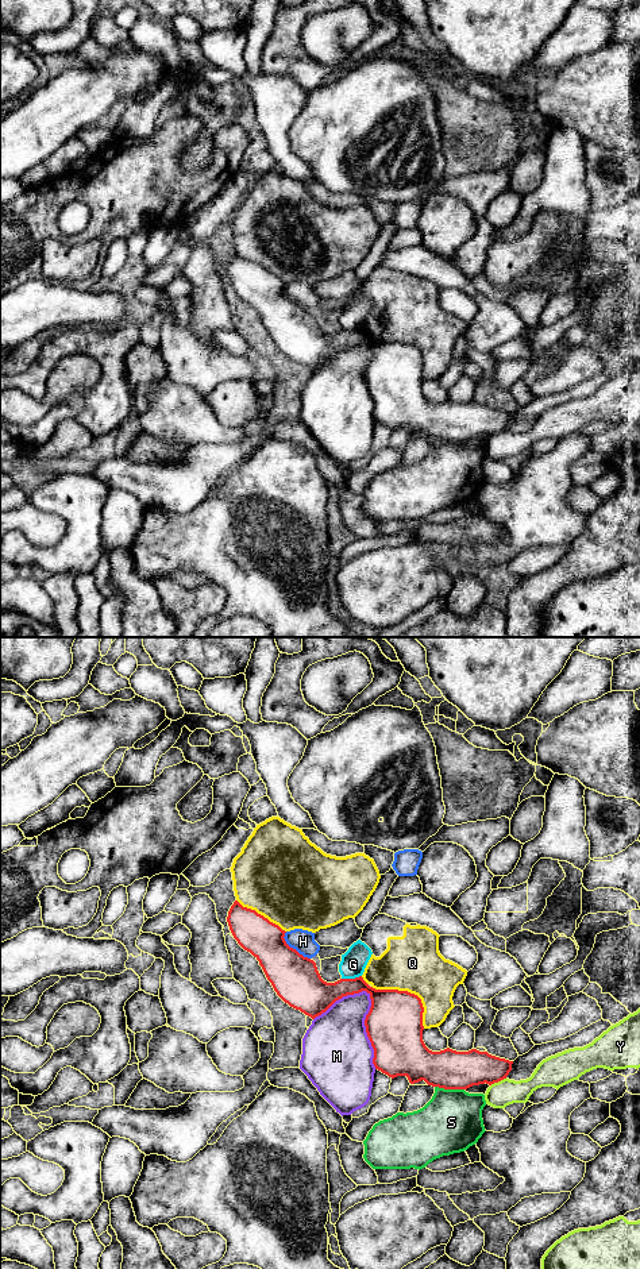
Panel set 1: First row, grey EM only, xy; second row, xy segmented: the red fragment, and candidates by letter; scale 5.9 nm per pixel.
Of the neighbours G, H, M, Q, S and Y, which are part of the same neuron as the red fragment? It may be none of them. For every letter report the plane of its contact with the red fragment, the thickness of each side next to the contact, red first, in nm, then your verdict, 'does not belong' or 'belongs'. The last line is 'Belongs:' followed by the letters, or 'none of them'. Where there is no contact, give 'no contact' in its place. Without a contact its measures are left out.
G: xy | 220/150 nm | does not belong
H: xy | 280/140 nm | does not belong
M: xy | 340/400 nm | does not belong
Q: xy | 340/340 nm | does not belong
S: xy | 240/360 nm | does not belong
Y: xy | 220/160 nm | does not belong
Belongs: none of them

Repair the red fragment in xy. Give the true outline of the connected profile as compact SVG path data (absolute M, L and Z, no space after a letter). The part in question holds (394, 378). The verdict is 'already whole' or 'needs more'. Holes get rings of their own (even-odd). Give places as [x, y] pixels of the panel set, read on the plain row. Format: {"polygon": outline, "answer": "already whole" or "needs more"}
{"polygon": "M238 252L227 274L238 296L259 313L277 347L312 371L343 348L366 343L371 351L365 378L374 401L373 416L389 429L406 428L410 436L424 432L444 441L467 441L498 435L512 423L513 413L477 401L429 402L423 393L424 359L417 347L375 342L362 328L324 333L316 315L286 296L285 282Z", "answer": "already whole"}

